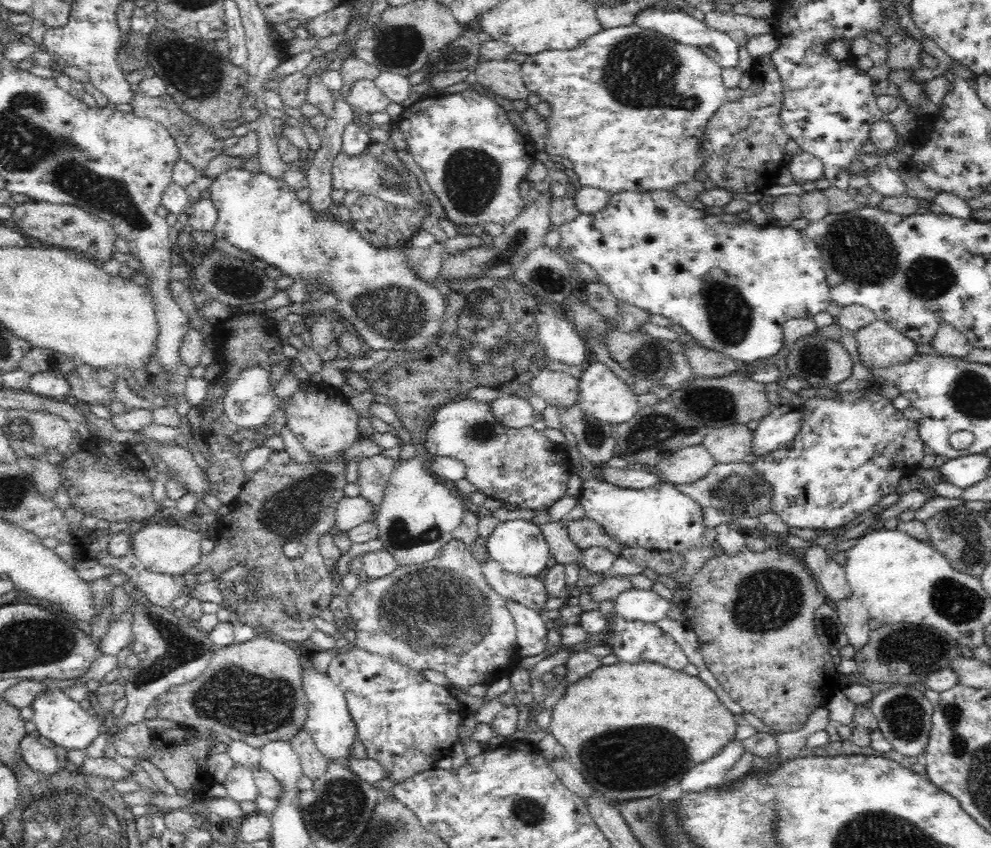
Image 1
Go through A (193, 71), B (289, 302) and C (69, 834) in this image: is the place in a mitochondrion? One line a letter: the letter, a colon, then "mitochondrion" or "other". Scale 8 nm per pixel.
A: mitochondrion
B: other
C: mitochondrion

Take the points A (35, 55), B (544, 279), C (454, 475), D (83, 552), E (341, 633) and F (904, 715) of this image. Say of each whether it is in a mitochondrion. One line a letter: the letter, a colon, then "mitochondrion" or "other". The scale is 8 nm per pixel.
A: other
B: mitochondrion
C: other
D: other
E: other
F: mitochondrion

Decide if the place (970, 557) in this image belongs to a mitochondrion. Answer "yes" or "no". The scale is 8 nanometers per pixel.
yes

